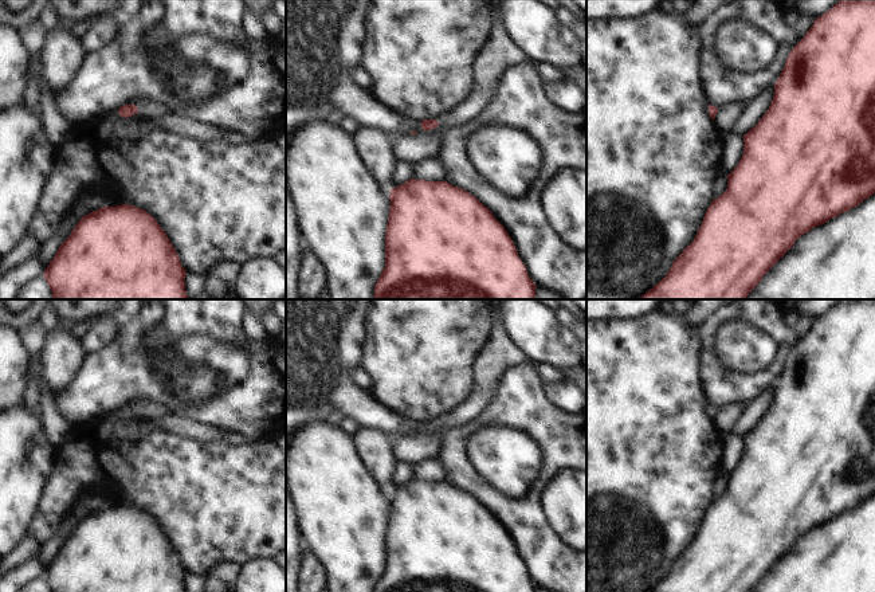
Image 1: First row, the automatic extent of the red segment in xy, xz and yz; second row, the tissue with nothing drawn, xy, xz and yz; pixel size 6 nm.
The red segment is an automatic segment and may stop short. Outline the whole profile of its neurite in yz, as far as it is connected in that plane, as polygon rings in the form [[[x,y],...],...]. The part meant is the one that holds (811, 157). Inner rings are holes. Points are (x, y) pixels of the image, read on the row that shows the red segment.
[[[839,0],[813,21],[789,52],[784,70],[774,83],[774,95],[768,111],[742,138],[743,154],[734,170],[727,175],[727,189],[711,201],[692,243],[674,260],[659,283],[635,299],[745,299],[801,235],[875,195],[875,0]]]

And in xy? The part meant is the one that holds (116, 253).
[[[130,204],[85,215],[44,270],[52,299],[188,299],[185,268],[156,219]]]

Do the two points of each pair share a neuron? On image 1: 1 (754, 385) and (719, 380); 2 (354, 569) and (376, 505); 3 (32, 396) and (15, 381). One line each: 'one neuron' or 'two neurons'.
1: one neuron
2: one neuron
3: two neurons

